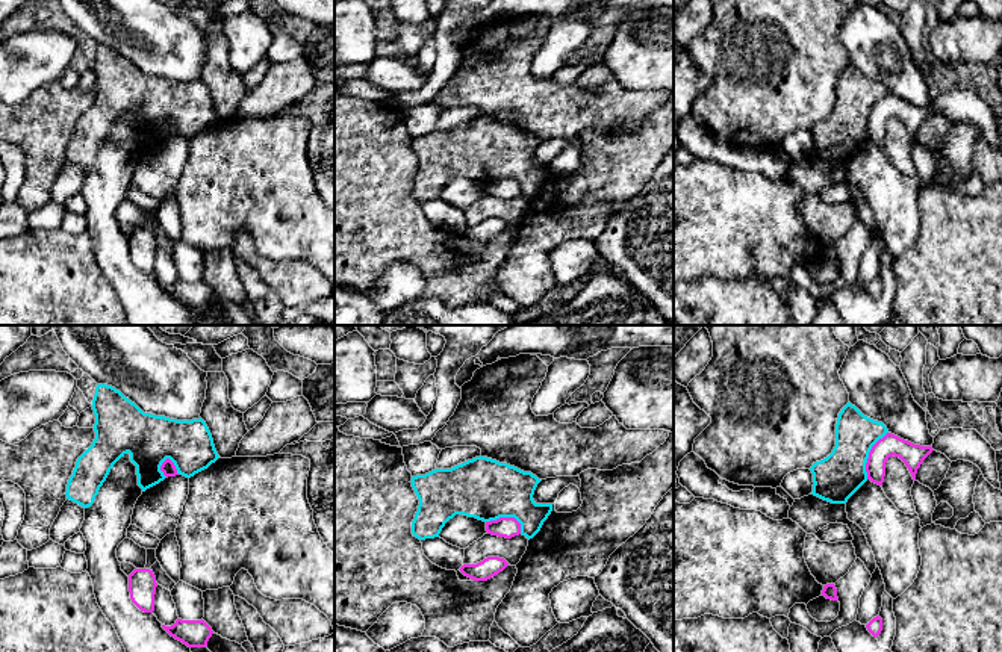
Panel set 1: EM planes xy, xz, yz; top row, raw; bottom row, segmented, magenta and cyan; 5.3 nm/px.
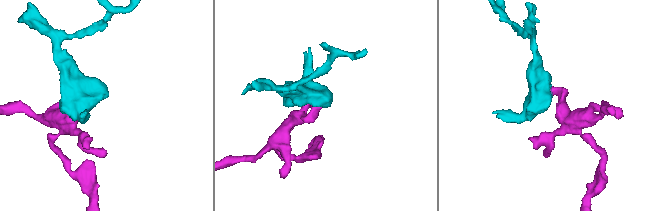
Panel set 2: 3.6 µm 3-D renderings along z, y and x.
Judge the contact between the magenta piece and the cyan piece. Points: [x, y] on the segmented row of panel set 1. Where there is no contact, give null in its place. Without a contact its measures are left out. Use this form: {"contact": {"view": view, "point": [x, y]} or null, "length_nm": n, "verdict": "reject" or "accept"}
{"contact": {"view": "yz", "point": [869, 456]}, "length_nm": 280, "verdict": "accept"}

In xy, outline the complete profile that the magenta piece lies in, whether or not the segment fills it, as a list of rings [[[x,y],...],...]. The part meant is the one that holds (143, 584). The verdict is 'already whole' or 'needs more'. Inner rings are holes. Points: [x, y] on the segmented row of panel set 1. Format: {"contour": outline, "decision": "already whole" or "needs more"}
{"contour": [[[135,569],[129,575],[132,602],[144,613],[154,611],[156,576],[150,569]]], "decision": "already whole"}

